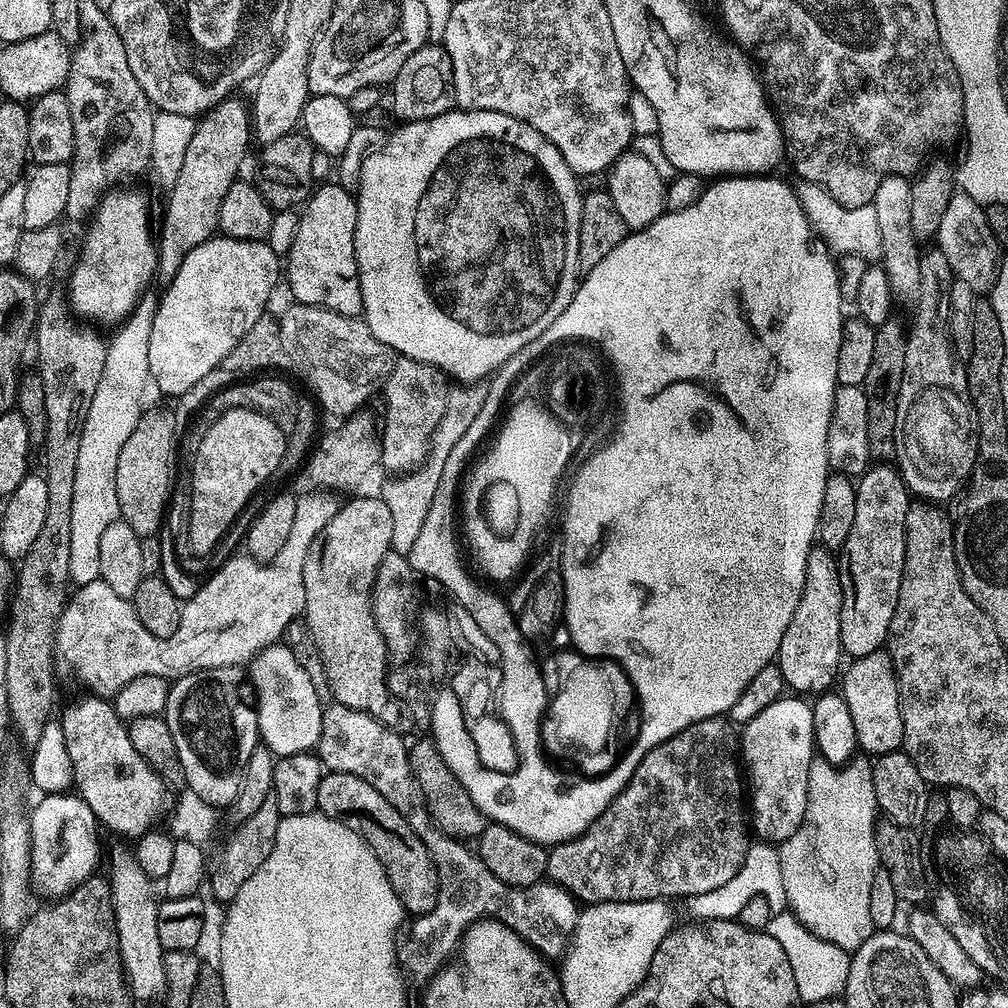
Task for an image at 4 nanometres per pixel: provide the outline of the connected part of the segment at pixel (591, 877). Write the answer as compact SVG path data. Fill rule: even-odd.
M724 716L706 718L702 722L694 722L686 726L686 730L678 730L674 738L666 738L654 750L638 762L628 784L620 792L613 795L610 806L606 806L603 814L589 826L580 836L567 840L561 844L554 844L548 848L548 875L547 879L556 884L559 888L567 890L577 901L589 904L605 904L606 902L646 902L647 900L675 901L675 896L688 896L694 898L698 894L706 894L710 890L718 890L738 874L738 870L744 861L744 855L750 847L749 829L746 827L746 812L740 809L740 780L742 784L742 768L738 763L738 736L733 725Z

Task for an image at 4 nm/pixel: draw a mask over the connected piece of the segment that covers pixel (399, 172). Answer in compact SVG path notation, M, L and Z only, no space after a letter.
M453 110L444 112L441 116L435 116L429 120L413 120L405 123L401 128L404 128L401 132L396 132L393 136L391 133L390 139L379 152L373 152L371 156L367 156L364 159L364 166L360 175L360 191L356 196L358 226L356 227L354 244L356 246L358 266L360 267L360 289L362 290L362 300L364 302L362 319L370 326L370 330L374 334L374 338L378 338L378 342L386 342L386 346L390 346L392 351L400 356L405 356L418 362L426 362L453 381L480 379L482 379L480 381L483 381L485 378L495 374L510 357L518 354L518 350L522 350L530 342L534 342L534 338L538 338L538 334L542 334L542 330L549 328L558 318L558 314L562 314L562 310L566 310L566 306L574 298L578 287L578 277L581 275L580 263L578 262L578 234L580 233L580 219L582 218L582 191L580 192L579 186L576 185L578 177L566 162L566 158L562 158L560 151L548 139L542 134L538 134L538 130L534 130L526 122L522 122L518 118L510 118L510 114L498 114L490 110L478 110L477 112Z

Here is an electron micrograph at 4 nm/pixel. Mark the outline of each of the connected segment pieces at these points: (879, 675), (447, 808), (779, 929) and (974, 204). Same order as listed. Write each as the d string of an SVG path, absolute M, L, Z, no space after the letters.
M887 651L871 652L857 656L848 669L842 672L842 695L846 706L850 706L850 718L854 722L856 743L875 758L887 752L897 751L904 743L904 719L900 709L900 691L896 681L896 671Z
M425 738L425 740L418 741L416 745L413 743L408 749L408 757L412 773L422 790L428 813L432 815L436 827L455 840L475 841L482 834L482 830L486 830L490 821L487 816L484 816L482 810L478 810L478 806L474 806L474 798L470 798L470 794L466 794L466 786L462 786L462 782L458 782L458 778L454 776L454 770L450 770L450 766L446 766L436 741Z
M790 910L773 913L764 930L781 943L782 950L789 959L794 982L797 983L798 994L803 1003L815 1004L818 1001L837 999L843 995L851 960L851 955L844 948L814 935Z
M959 190L953 192L950 206L946 206L946 214L942 214L942 222L934 237L942 254L946 254L946 262L950 262L953 277L966 282L966 286L970 286L974 294L991 293L1002 259L1002 245L990 231L984 210L985 205L977 197L967 196Z

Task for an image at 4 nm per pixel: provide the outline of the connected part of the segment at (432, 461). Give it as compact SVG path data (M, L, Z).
M477 387L478 390L456 390L451 389L447 398L447 406L444 415L437 429L431 438L431 450L428 453L428 459L425 461L425 467L417 468L415 472L403 475L398 482L392 480L385 481L381 492L381 499L386 502L386 506L393 515L393 537L391 539L392 551L408 556L414 548L414 543L418 538L426 516L430 512L430 506L434 500L436 490L438 490L438 481L442 478L442 469L445 466L446 458L450 451L454 450L457 442L462 440L462 435L470 430L471 423L478 418L479 411L482 410L482 404L485 401L487 389Z

